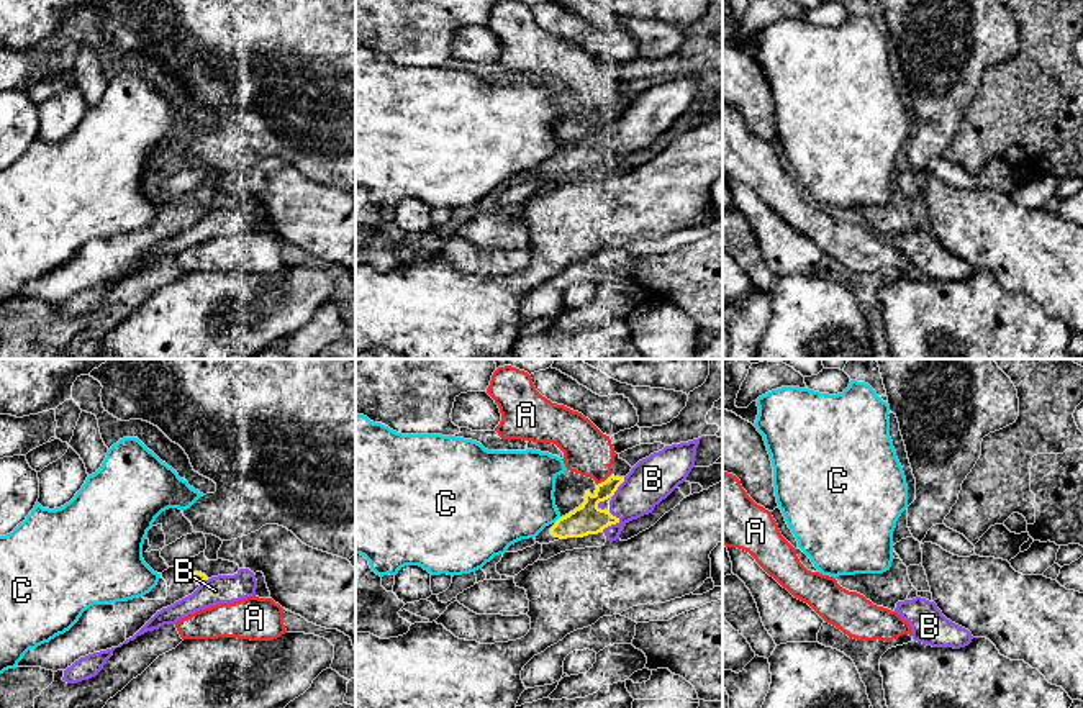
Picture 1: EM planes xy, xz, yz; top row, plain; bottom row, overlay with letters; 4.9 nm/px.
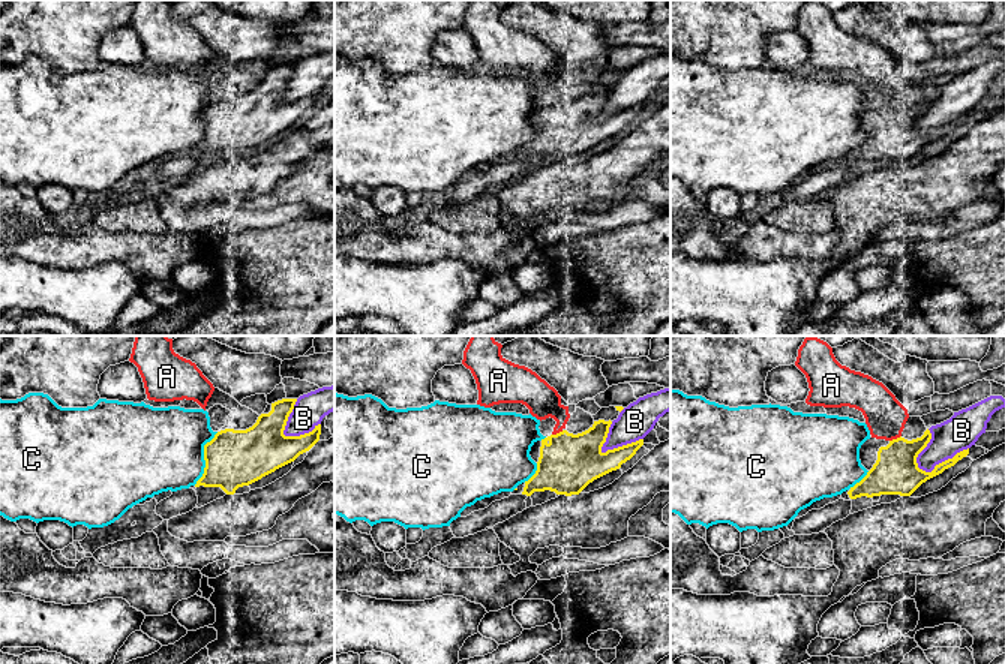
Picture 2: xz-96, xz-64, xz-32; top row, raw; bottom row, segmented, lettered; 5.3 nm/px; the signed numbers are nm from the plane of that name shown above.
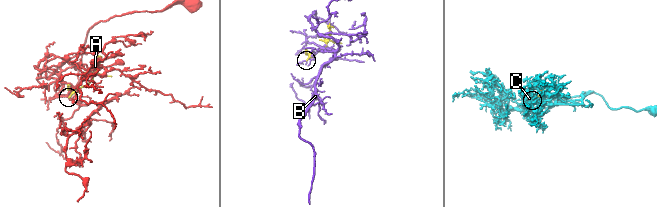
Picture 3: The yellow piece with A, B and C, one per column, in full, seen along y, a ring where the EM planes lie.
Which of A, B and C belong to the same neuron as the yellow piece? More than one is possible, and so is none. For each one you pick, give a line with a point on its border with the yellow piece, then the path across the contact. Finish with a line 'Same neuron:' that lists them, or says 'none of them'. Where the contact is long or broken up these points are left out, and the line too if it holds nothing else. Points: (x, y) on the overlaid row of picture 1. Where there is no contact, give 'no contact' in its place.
Same neuron: none of them

